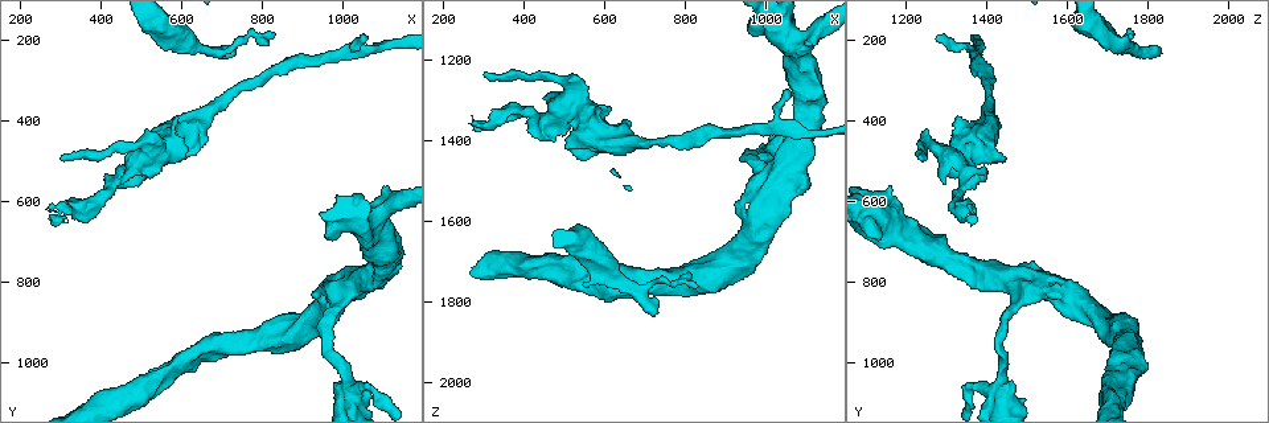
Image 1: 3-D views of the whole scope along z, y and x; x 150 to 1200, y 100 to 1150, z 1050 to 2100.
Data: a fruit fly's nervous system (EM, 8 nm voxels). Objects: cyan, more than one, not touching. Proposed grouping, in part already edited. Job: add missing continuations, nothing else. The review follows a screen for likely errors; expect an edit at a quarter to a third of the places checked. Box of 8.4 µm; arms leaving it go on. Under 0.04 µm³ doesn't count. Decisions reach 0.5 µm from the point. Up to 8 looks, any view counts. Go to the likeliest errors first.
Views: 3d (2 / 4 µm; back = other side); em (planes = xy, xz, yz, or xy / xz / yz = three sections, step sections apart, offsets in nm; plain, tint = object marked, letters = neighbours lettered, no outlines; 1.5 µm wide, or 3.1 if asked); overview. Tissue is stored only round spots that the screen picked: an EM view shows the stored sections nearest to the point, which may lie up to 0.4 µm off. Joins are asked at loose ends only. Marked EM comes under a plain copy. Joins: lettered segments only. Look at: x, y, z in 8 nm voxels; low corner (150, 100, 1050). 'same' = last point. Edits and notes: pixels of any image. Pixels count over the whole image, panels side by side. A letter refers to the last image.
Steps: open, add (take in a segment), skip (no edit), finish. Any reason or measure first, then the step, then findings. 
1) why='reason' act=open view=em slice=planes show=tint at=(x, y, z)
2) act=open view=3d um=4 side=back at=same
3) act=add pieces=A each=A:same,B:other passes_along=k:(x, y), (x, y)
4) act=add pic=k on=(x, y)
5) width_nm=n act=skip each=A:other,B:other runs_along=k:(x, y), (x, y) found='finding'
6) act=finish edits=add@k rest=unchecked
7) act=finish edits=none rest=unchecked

why='tapers out' act=open view=3d um=4 at=(270, 640, 1335)

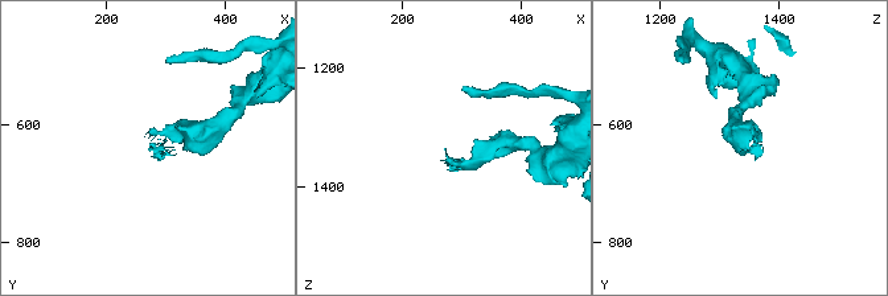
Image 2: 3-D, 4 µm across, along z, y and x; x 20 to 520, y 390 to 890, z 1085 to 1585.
act=open view=em slice=planes show=tint at=(275, 645, 1345)

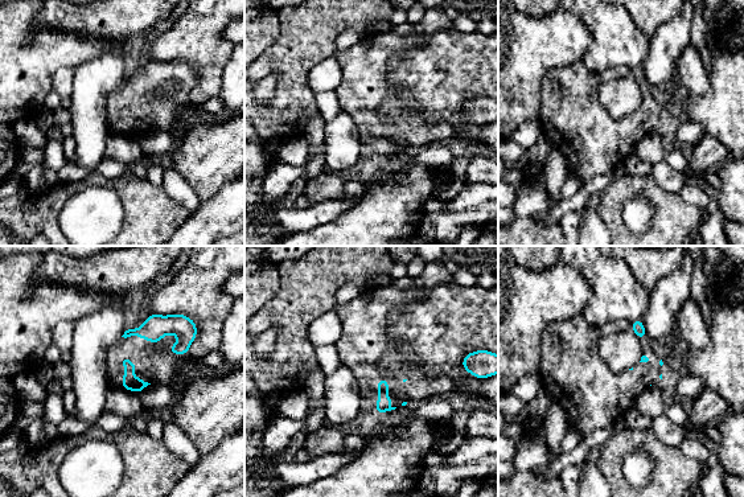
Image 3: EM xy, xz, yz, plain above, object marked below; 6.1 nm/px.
why='what lies round it' act=open view=em slice=planes show=letters at=same

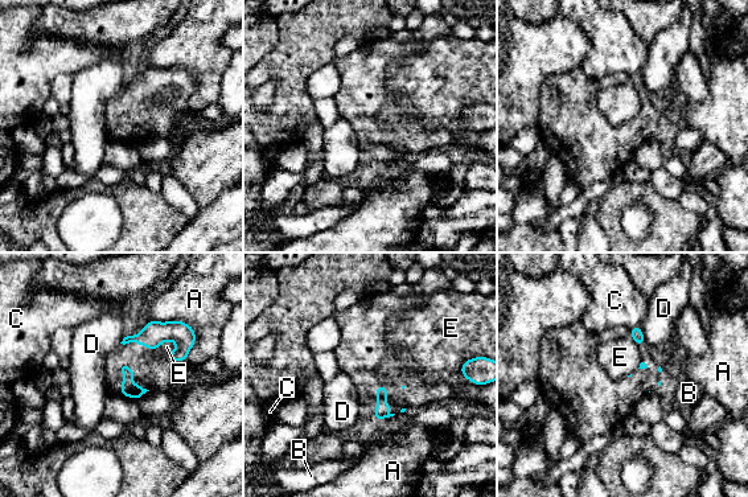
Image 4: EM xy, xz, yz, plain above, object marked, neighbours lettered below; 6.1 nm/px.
act=skip each=A:other,B:other,C:other,D:other,E:other border=4:(177, 344), (163, 341), (152, 350) found='none of them fits'

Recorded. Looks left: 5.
why='an open end' act=open view=3d um=2 at=(1050, 195, 1270)

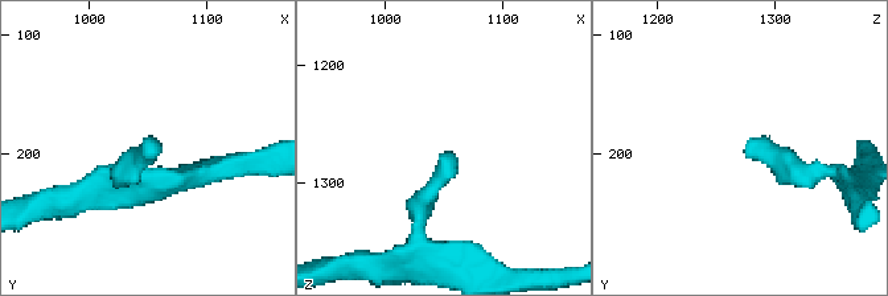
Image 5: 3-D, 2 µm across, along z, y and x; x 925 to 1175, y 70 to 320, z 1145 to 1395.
act=open view=em slice=planes show=letters at=(1048, 192, 1276)

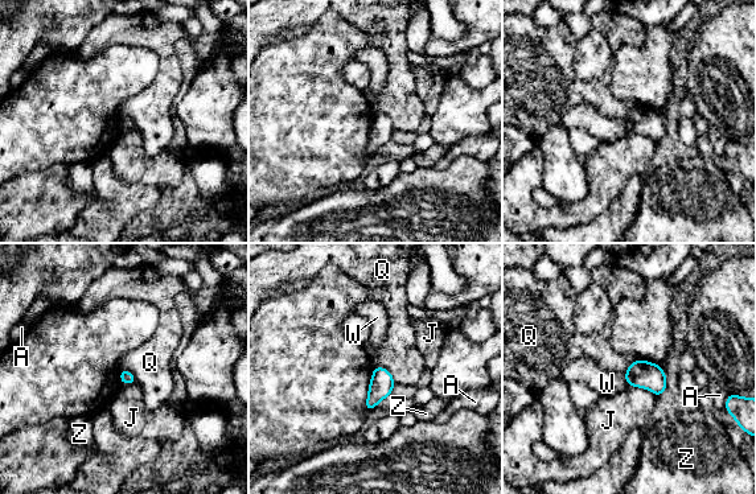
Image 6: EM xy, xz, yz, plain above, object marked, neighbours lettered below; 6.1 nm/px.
act=skip each=A:other,J:other,Q:other,W:other,Z:other border=6:(374, 366), (386, 369), (395, 383) found='no lettered segment goes on from it'

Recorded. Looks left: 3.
why='branch stops here' act=open view=em slice=xz step=8 show=tint at=(740, 230, 1795)

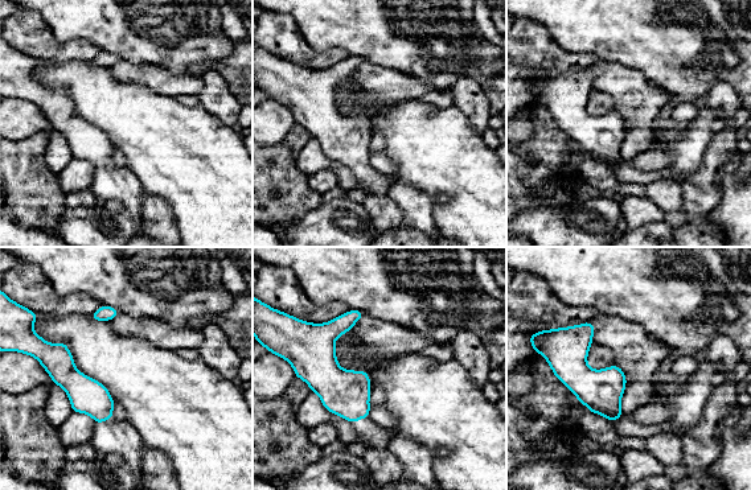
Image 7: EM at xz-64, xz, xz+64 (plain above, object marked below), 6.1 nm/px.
act=open view=em slice=planes show=letters at=same

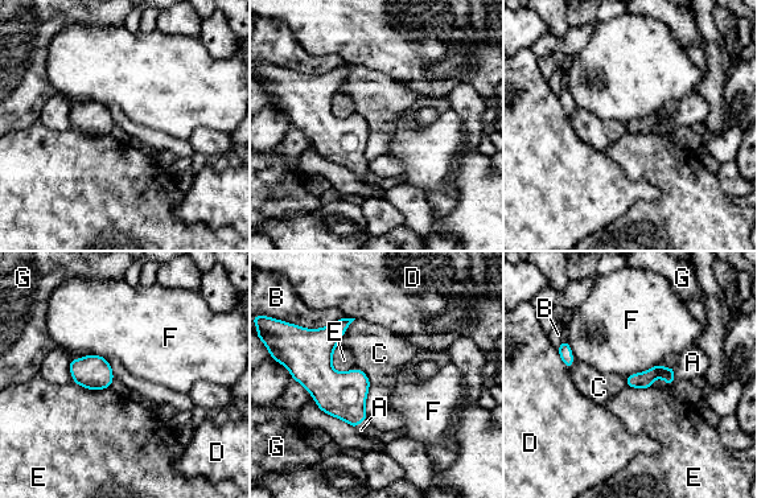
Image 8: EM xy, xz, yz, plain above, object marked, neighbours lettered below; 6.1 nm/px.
act=add pieces=A each=A:same,B:other,C:other,D:other,E:other,F:other,G:other passes_along=8:(645, 379), (673, 374), (692, 362) found='it goes on there'

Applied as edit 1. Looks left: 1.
act=finish edits=add@8 rest=unchecked

